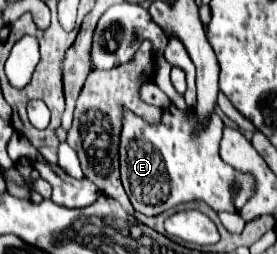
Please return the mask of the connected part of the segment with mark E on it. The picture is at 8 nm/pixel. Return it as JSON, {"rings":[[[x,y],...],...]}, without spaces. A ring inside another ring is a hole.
{"rings":[[[175,105],[165,109],[161,121],[155,125],[147,123],[145,119],[141,119],[139,115],[135,115],[129,109],[123,111],[123,127],[121,127],[121,137],[119,137],[119,169],[121,169],[121,181],[125,187],[125,193],[129,195],[129,201],[133,203],[135,211],[145,213],[145,215],[159,215],[163,211],[173,209],[179,203],[201,199],[209,207],[213,207],[217,213],[221,213],[221,211],[237,213],[251,199],[253,179],[249,175],[237,171],[235,167],[223,163],[223,159],[219,157],[219,141],[223,137],[223,127],[225,127],[221,117],[217,113],[211,113],[207,123],[209,125],[205,125],[205,129],[201,129],[201,121],[193,109],[181,111]],[[231,183],[239,183],[239,187],[243,191],[239,195],[233,195],[229,191]]]}

